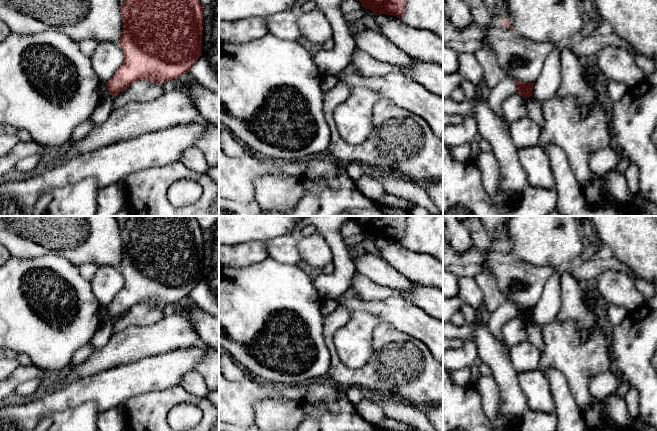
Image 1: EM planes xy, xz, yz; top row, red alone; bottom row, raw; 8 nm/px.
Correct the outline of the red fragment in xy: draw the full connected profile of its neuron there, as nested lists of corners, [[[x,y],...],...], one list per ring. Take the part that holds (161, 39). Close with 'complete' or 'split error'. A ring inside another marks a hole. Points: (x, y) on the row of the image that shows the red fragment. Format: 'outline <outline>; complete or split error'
outline [[[125,0],[121,5],[121,18],[123,29],[118,43],[124,53],[124,62],[106,82],[107,89],[113,97],[141,79],[152,83],[173,80],[189,72],[201,56],[203,5],[199,0]]]; complete

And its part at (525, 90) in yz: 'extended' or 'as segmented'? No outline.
as segmented

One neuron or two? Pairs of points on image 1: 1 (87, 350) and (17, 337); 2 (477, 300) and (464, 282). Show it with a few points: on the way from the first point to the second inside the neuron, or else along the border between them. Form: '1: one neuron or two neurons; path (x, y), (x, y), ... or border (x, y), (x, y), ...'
1: two neurons; border (88, 342), (75, 352), (67, 368)
2: one neuron; path (473, 296), (468, 286)

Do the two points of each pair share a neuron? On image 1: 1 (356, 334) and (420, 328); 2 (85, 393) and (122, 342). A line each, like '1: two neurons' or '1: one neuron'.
1: one neuron
2: two neurons

